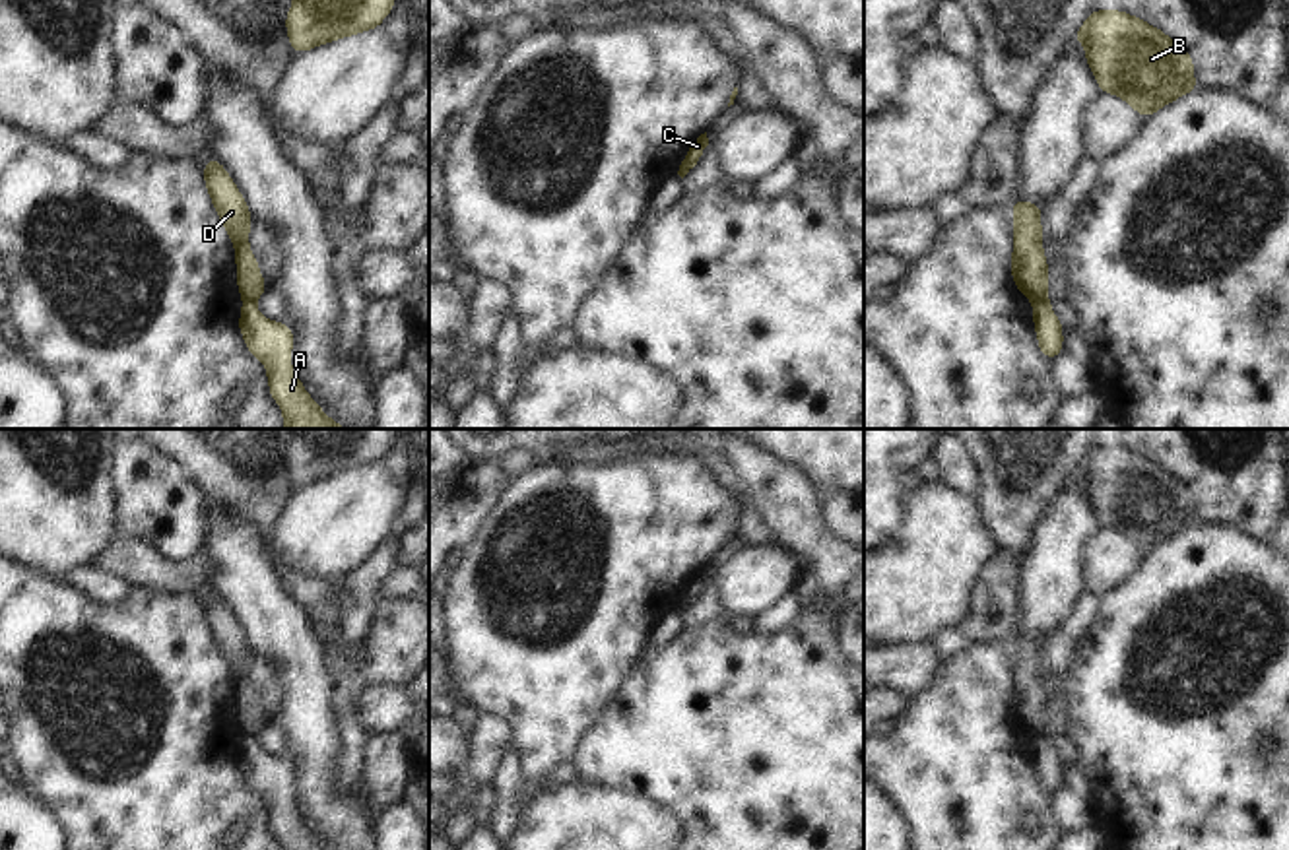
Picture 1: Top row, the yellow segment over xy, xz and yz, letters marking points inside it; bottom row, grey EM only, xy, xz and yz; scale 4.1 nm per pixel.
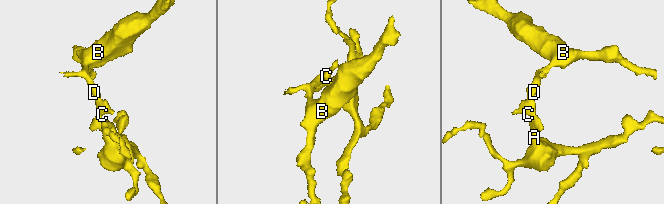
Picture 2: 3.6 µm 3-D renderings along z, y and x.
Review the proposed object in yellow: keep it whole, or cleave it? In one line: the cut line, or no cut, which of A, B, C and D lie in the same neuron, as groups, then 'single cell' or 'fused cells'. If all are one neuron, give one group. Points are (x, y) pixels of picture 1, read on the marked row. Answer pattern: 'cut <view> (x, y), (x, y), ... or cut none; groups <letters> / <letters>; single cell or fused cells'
cut yz (1047, 297), (1033, 301); groups A / B C D; fused cells

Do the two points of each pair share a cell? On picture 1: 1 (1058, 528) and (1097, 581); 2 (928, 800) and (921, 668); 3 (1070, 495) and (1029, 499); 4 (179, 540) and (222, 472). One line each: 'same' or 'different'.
1: different
2: different
3: different
4: different

